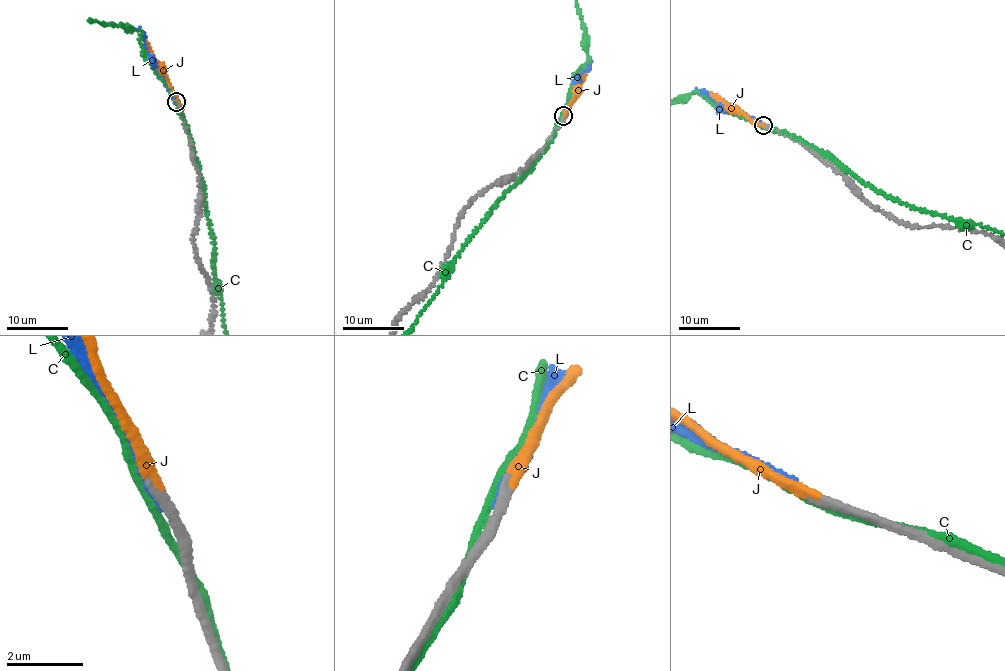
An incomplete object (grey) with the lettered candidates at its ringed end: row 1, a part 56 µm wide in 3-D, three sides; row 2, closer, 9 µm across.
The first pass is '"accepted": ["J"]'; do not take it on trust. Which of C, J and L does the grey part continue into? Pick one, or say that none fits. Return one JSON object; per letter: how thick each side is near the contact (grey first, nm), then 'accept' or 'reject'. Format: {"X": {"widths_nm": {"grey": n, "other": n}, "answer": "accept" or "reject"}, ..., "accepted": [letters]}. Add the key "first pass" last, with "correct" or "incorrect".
{"C": {"widths_nm": {"grey": 280, "other": 190}, "answer": "reject"}, "J": {"widths_nm": {"grey": 240, "other": 200}, "answer": "accept"}, "L": {"widths_nm": {"grey": 280, "other": 170}, "answer": "reject"}, "accepted": ["J"], "first pass": "correct"}

